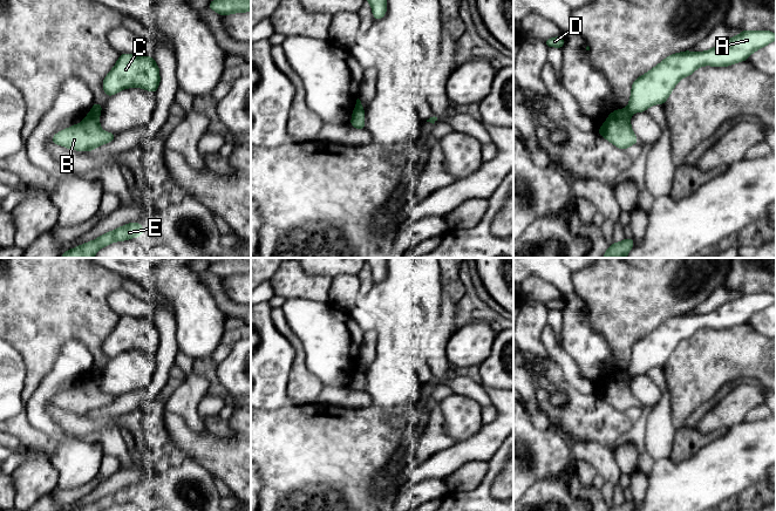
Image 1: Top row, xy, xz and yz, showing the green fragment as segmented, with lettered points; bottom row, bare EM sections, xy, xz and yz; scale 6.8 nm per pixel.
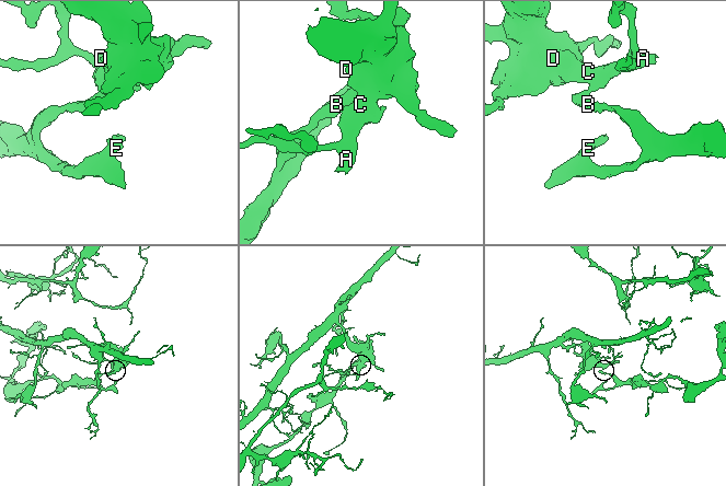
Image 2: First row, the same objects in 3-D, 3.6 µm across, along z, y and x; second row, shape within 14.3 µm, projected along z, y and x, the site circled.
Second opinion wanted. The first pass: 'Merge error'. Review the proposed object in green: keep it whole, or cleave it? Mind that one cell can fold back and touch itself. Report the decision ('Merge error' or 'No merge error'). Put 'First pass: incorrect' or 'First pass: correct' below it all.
Merge error
First pass: correct

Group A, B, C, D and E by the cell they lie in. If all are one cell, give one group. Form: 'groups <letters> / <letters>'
groups A C D / B E

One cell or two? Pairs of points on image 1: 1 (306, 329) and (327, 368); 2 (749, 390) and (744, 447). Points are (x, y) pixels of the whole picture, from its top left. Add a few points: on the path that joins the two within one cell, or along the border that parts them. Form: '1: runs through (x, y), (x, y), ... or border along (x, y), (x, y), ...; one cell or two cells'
1: runs through (315, 339), (327, 351), (327, 359); one cell
2: border along (744, 420), (725, 431); two cells

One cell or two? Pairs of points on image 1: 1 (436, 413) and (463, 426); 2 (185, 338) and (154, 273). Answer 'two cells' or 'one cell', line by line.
1: two cells
2: one cell

